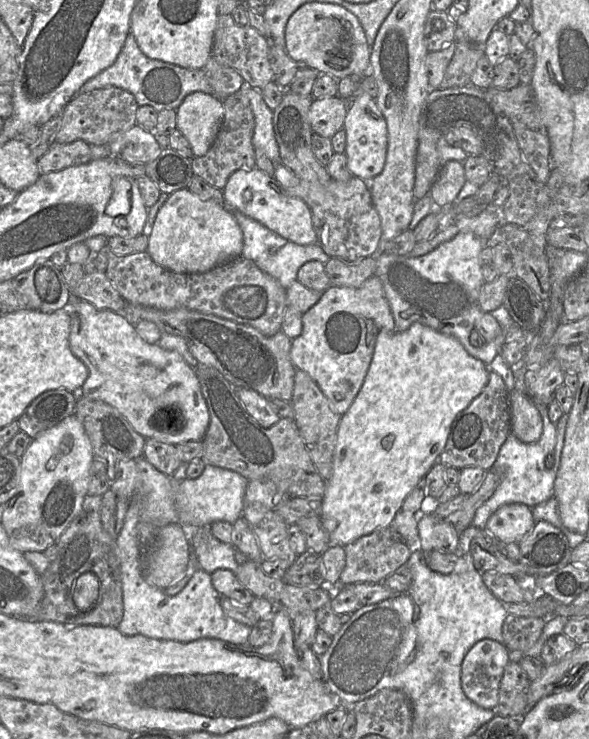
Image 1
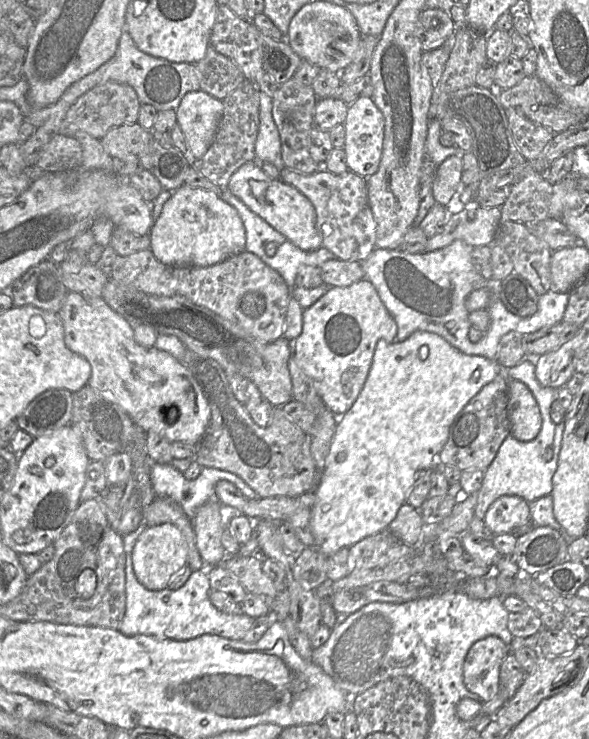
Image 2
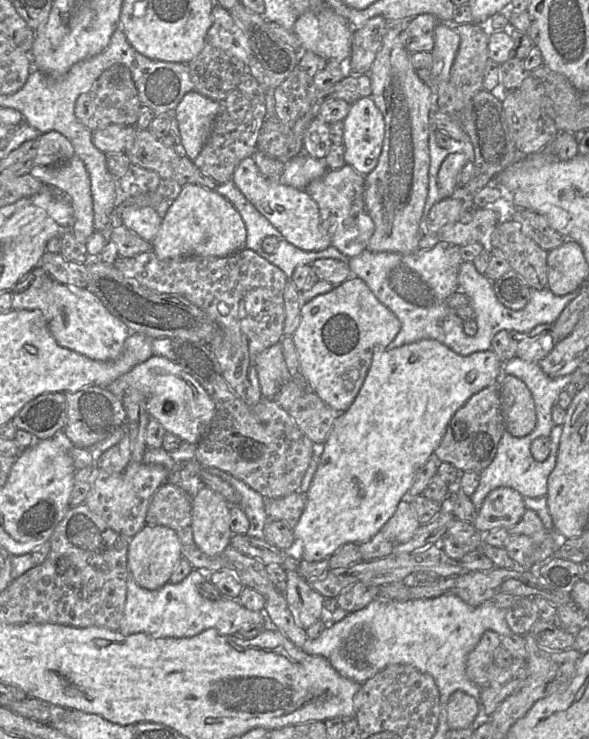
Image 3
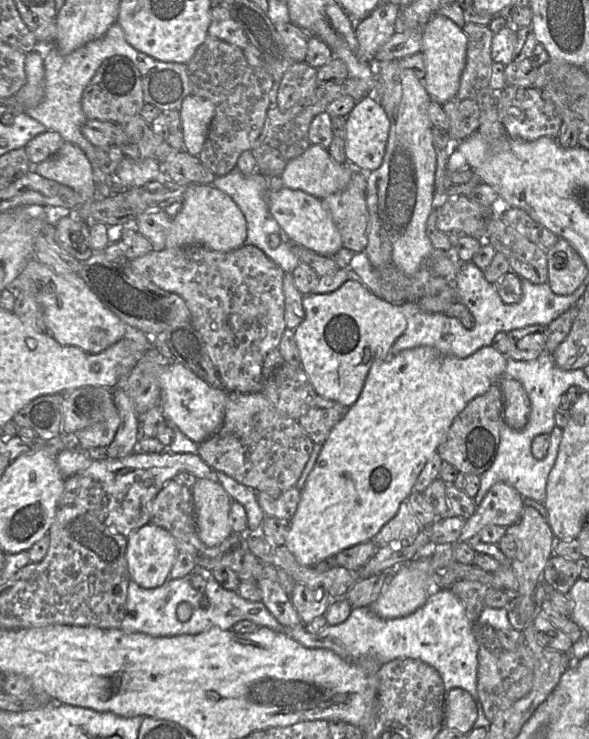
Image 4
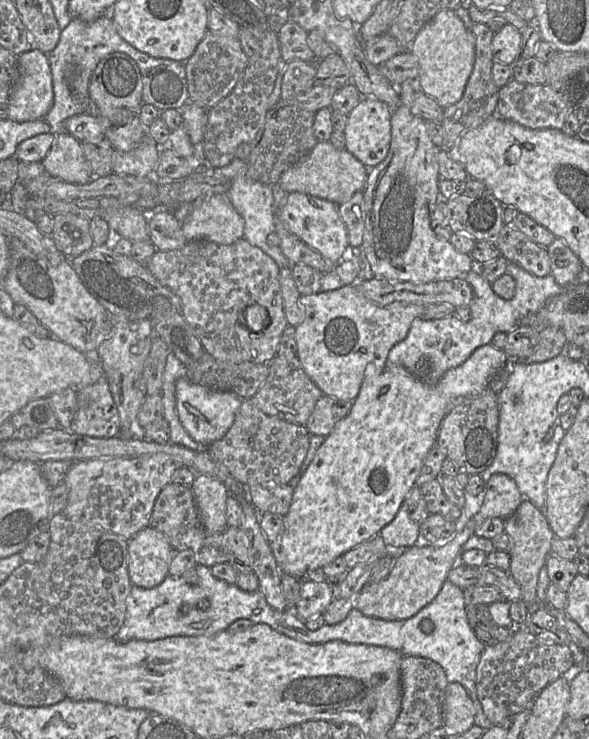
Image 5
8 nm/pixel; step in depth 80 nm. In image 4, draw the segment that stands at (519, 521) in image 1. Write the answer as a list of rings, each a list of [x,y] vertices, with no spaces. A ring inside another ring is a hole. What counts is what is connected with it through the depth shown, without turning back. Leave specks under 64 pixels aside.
[[[495,483],[486,493],[475,513],[465,522],[458,541],[479,539],[478,533],[488,525],[509,527],[517,523],[523,513],[524,498],[511,485]]]

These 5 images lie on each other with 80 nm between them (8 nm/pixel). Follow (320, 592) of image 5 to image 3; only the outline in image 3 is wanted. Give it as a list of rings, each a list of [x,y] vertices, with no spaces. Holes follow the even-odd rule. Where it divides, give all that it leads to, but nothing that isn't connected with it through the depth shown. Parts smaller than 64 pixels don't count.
[[[286,571],[287,588],[285,598],[298,625],[308,629],[323,617],[326,598],[310,587],[297,571]]]

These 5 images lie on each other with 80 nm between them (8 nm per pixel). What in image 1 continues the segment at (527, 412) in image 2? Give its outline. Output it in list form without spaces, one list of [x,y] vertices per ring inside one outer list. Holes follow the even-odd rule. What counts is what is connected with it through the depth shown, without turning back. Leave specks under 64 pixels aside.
[[[514,388],[509,393],[511,433],[524,443],[536,443],[543,432],[542,417],[526,392]]]

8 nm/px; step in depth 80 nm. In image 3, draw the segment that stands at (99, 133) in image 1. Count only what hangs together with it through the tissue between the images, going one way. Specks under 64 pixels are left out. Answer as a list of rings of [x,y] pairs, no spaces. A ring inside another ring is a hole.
[[[115,64],[106,69],[87,91],[78,96],[74,113],[84,126],[94,132],[111,124],[136,126],[141,106],[130,70],[124,65]]]

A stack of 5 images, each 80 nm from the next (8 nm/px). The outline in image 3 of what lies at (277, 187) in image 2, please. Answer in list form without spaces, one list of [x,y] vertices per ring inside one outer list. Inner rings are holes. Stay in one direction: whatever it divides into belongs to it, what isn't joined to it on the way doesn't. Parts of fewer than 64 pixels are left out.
[[[252,157],[245,158],[239,163],[231,180],[292,245],[304,251],[322,251],[331,246],[330,237],[320,225],[319,207],[305,190],[269,181],[260,173]]]

